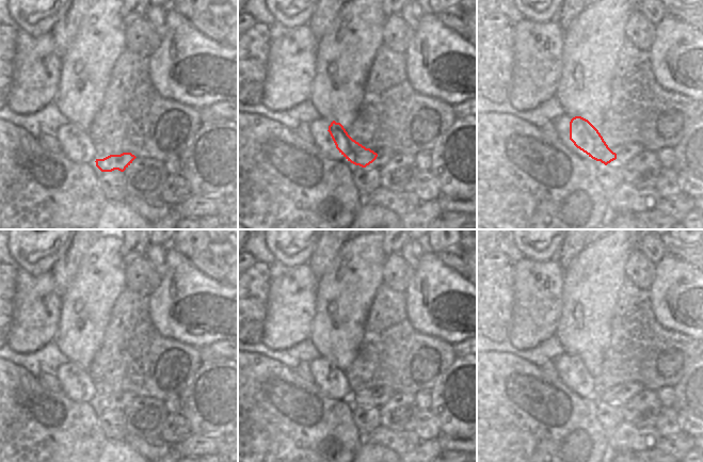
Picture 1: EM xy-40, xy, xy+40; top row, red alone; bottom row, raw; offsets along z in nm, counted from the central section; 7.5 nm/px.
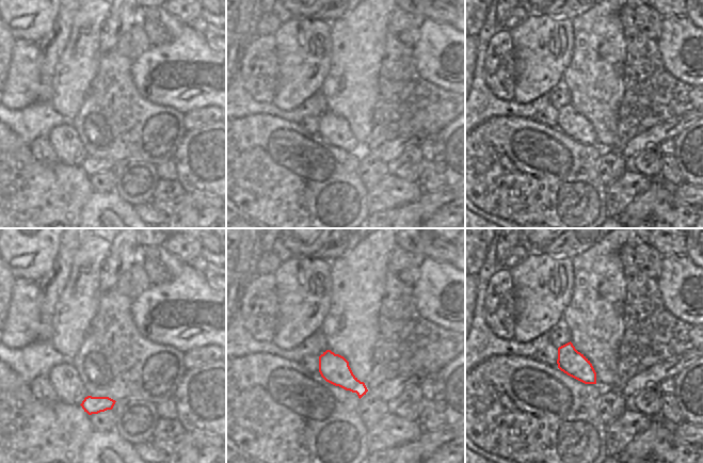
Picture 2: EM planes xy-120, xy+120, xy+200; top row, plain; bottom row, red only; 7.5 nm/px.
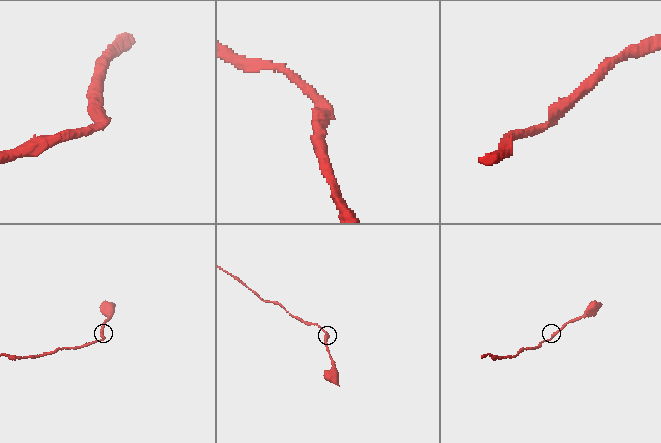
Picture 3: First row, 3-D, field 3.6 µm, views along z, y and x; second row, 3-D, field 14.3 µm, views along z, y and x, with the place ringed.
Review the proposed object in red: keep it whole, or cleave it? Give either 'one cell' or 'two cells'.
one cell

